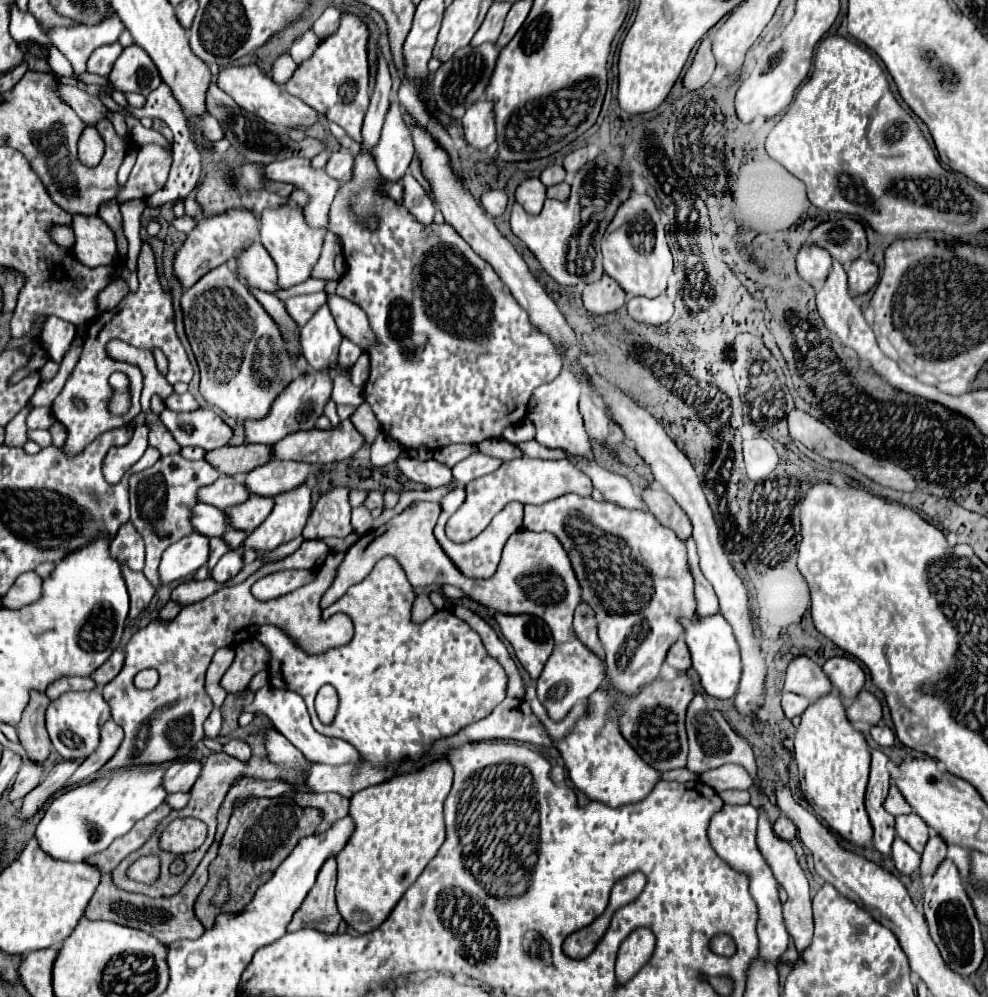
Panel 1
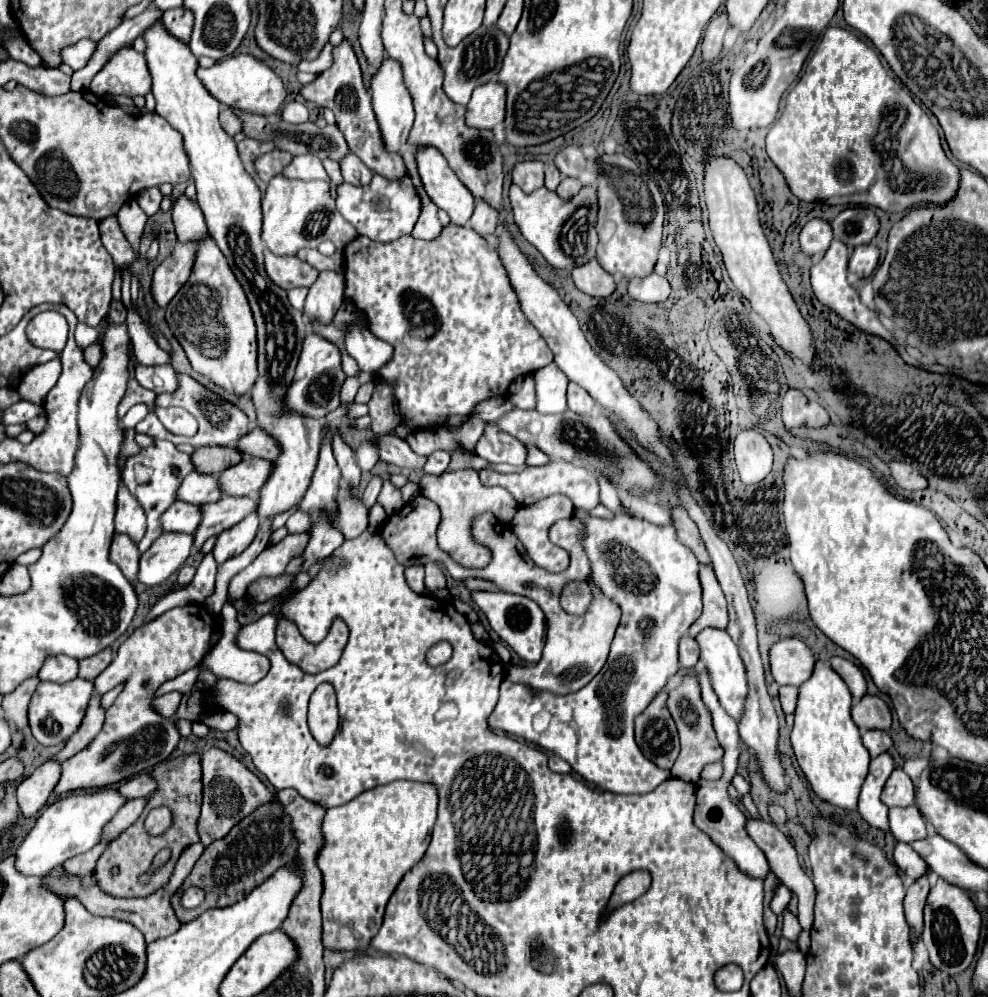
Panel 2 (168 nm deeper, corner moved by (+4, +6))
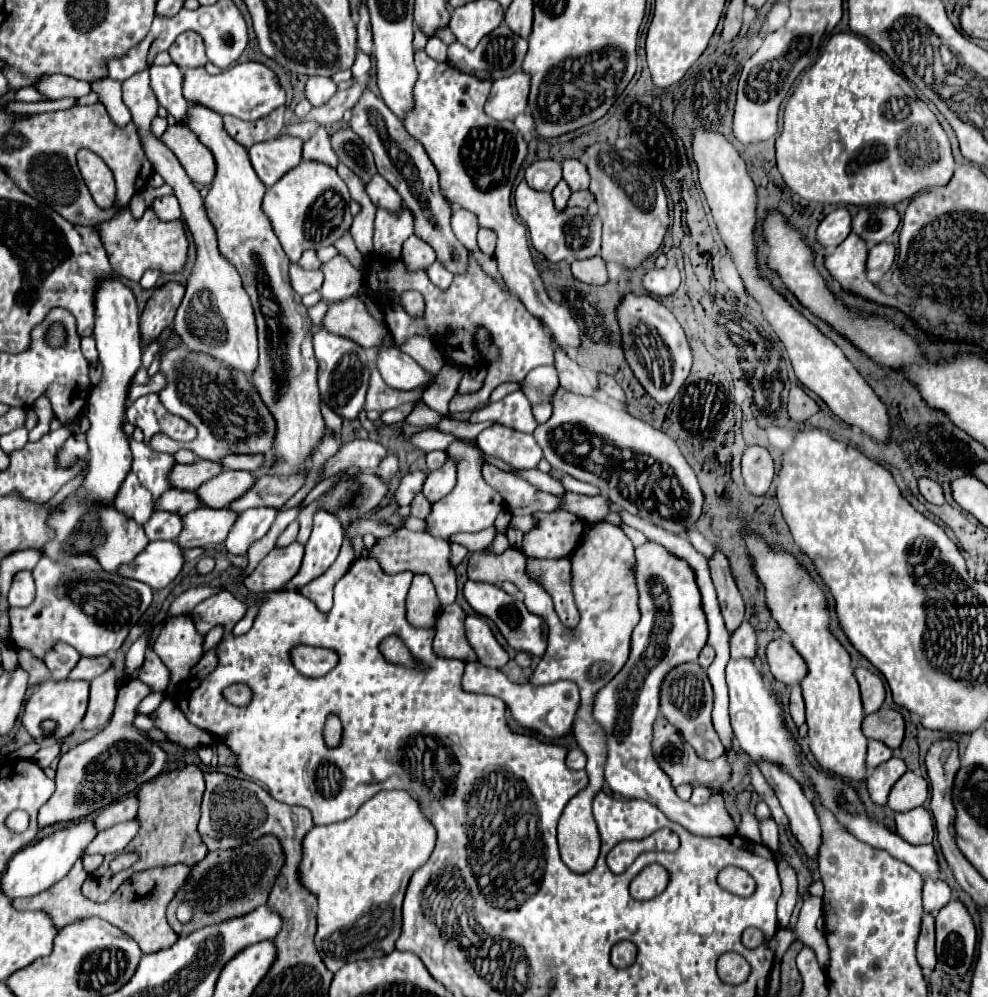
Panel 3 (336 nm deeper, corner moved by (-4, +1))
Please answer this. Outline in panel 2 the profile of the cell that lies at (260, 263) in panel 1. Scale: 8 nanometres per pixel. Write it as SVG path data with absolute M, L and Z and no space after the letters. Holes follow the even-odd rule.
M266 250L264 258L266 258L268 276L272 278L274 284L278 284L284 290L292 290L292 288L300 288L300 286L310 288L318 278L316 268L312 268L306 262L300 262L296 256L294 258L276 256Z

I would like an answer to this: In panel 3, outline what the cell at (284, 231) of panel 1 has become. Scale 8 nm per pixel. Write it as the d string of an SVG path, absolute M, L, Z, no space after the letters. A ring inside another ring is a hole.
M300 161L300 165L292 171L288 171L276 185L266 189L262 209L268 215L272 229L276 237L280 239L280 245L290 261L298 261L306 249L322 249L326 245L334 245L340 237L344 237L352 227L352 213L350 213L350 195L346 189L346 183L338 177L336 169L314 163L314 161Z

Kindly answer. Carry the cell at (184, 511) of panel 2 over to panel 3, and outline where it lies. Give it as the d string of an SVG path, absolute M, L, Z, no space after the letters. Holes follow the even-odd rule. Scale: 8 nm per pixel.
M156 511L152 515L152 521L148 521L148 525L144 525L144 531L150 541L176 539L182 531L182 515L168 513L168 511Z

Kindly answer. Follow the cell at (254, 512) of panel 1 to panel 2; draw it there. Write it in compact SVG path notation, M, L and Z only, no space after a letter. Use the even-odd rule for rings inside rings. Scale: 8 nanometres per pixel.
M222 496L212 504L202 506L202 520L194 532L194 548L200 548L210 536L218 536L220 532L232 528L236 522L246 518L256 510L256 498L232 498Z

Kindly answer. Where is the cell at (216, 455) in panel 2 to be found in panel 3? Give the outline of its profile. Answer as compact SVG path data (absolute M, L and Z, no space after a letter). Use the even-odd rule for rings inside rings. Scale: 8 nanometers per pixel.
M196 461L192 465L176 465L172 469L172 485L178 489L196 491L200 485L222 473L222 465L214 461Z

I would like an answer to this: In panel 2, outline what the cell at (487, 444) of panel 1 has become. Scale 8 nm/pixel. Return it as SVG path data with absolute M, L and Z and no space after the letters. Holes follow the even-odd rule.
M530 446L530 456L526 460L528 466L544 466L548 462L550 462L550 458L544 452L540 452L536 446Z

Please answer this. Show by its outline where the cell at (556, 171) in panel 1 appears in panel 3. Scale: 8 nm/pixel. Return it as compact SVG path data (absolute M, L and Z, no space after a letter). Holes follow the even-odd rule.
M562 179L562 181L554 187L554 191L552 191L552 197L554 197L554 205L556 205L556 209L564 209L564 207L566 207L570 193L572 193L572 191L570 191L568 183Z

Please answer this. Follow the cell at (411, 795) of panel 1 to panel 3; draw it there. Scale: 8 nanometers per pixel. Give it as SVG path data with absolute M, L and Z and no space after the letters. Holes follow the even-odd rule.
M380 791L350 819L314 827L304 837L300 879L318 895L316 947L332 973L350 961L394 951L406 885L434 845L432 821L406 791Z

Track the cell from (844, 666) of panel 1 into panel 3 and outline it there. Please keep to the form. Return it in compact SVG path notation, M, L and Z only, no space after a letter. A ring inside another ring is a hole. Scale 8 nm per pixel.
M856 669L854 671L858 685L860 685L860 693L862 693L862 705L864 705L864 713L870 715L874 711L880 709L884 697L886 697L886 689L884 683L878 675L870 673L868 669Z

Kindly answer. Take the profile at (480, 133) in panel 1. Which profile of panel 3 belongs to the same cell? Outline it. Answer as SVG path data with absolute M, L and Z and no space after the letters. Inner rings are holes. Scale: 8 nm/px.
M514 73L512 77L504 77L492 83L490 97L486 101L486 115L496 121L514 121L524 113L528 101L528 75Z

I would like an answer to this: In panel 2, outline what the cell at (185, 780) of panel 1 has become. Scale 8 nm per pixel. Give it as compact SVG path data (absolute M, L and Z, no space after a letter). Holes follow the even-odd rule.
M148 772L138 774L130 780L126 780L124 784L118 786L120 796L124 796L126 800L134 800L134 798L146 798L156 790L156 782L152 780L152 776Z

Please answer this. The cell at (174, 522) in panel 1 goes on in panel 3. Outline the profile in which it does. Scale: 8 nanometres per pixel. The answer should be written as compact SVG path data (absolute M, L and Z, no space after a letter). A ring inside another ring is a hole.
M130 439L132 451L132 473L138 475L140 483L152 493L154 501L158 501L166 491L172 489L170 485L170 471L176 465L174 455L152 451L146 443L138 443Z

